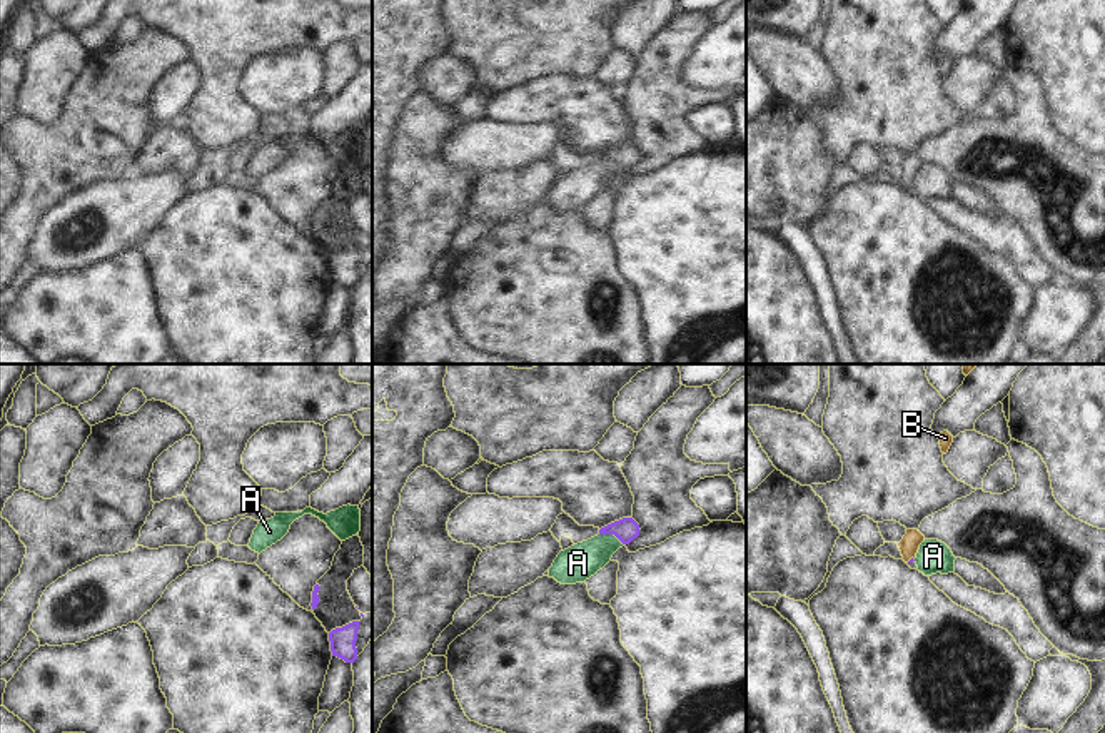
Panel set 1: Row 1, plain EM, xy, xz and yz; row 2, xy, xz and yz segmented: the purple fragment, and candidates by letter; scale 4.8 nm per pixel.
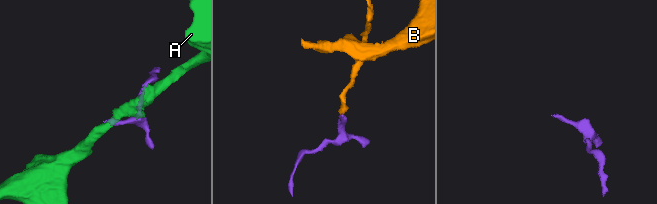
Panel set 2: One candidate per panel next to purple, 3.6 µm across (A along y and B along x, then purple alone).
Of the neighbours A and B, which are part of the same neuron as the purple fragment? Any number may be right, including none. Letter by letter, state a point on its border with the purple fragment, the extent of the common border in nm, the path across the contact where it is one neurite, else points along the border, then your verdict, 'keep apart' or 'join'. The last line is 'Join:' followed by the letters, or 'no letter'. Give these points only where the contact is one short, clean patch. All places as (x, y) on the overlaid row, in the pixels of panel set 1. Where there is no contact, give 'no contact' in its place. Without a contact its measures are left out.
A: contact xz (611, 533); length 130 nm; border xz (600, 533), (611, 533), (623, 545); keep apart
B: contact yz (912, 558); length 40 nm; way yz (912, 560), (912, 558), (910, 543); join
Join: B

